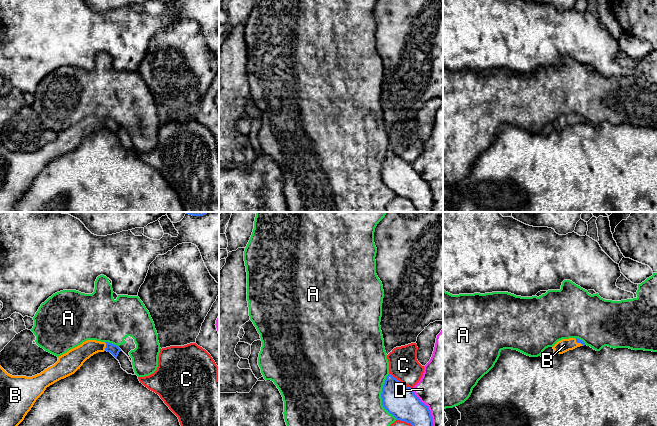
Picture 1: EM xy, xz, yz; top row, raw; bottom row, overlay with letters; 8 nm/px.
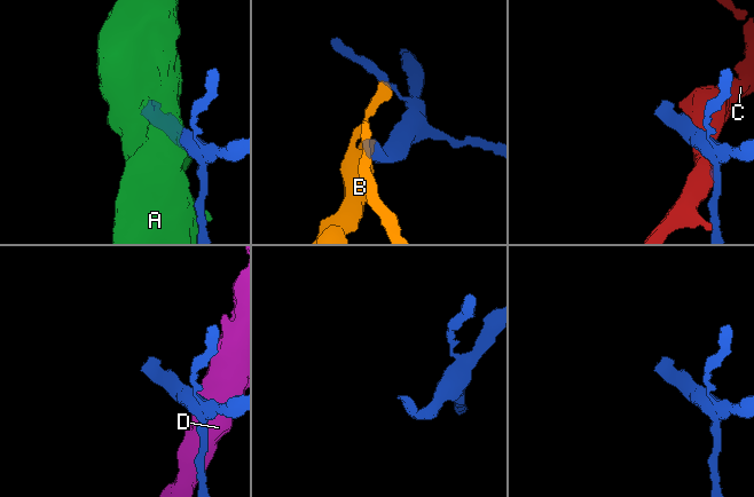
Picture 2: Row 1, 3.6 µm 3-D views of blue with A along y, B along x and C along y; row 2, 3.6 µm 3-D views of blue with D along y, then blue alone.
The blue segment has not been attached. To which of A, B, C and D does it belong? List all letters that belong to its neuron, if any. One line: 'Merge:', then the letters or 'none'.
Merge: B

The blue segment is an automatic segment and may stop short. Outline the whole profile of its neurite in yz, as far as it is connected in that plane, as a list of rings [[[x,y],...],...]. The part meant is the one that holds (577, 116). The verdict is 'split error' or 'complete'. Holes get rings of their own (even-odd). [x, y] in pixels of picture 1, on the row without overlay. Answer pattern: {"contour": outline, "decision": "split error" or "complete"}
{"contour": [[[569,114],[569,115],[562,115],[558,117],[554,122],[554,129],[556,130],[563,130],[569,126],[573,126],[577,123],[584,122],[585,119],[578,115],[578,114]]], "decision": "split error"}

